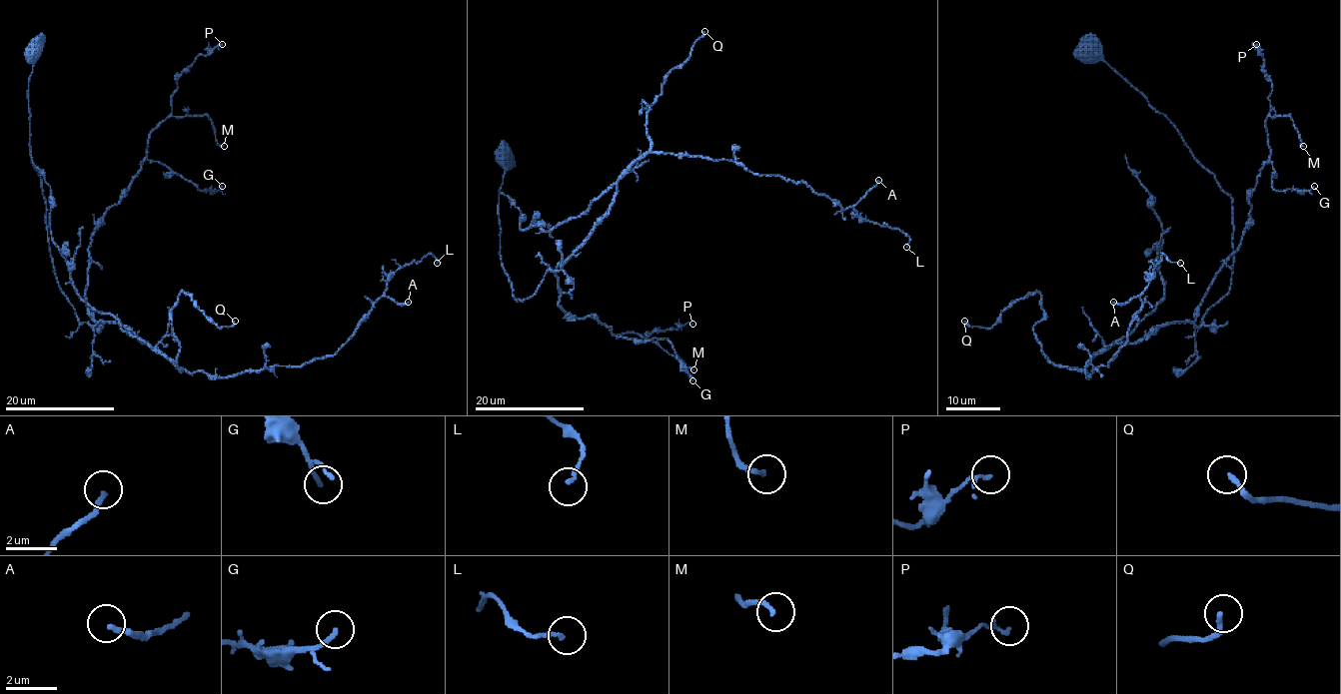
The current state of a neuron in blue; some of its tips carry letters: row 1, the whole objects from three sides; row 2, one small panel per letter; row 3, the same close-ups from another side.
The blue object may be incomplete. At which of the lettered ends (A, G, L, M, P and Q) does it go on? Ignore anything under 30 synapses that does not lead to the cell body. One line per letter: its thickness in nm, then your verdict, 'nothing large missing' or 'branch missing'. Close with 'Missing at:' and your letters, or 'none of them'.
A: 200 nm | nothing large missing
G: 160 nm | nothing large missing
L: 130 nm | nothing large missing
M: 180 nm | nothing large missing
P: 90 nm | nothing large missing
Q: 180 nm | branch missing
Missing at: Q

